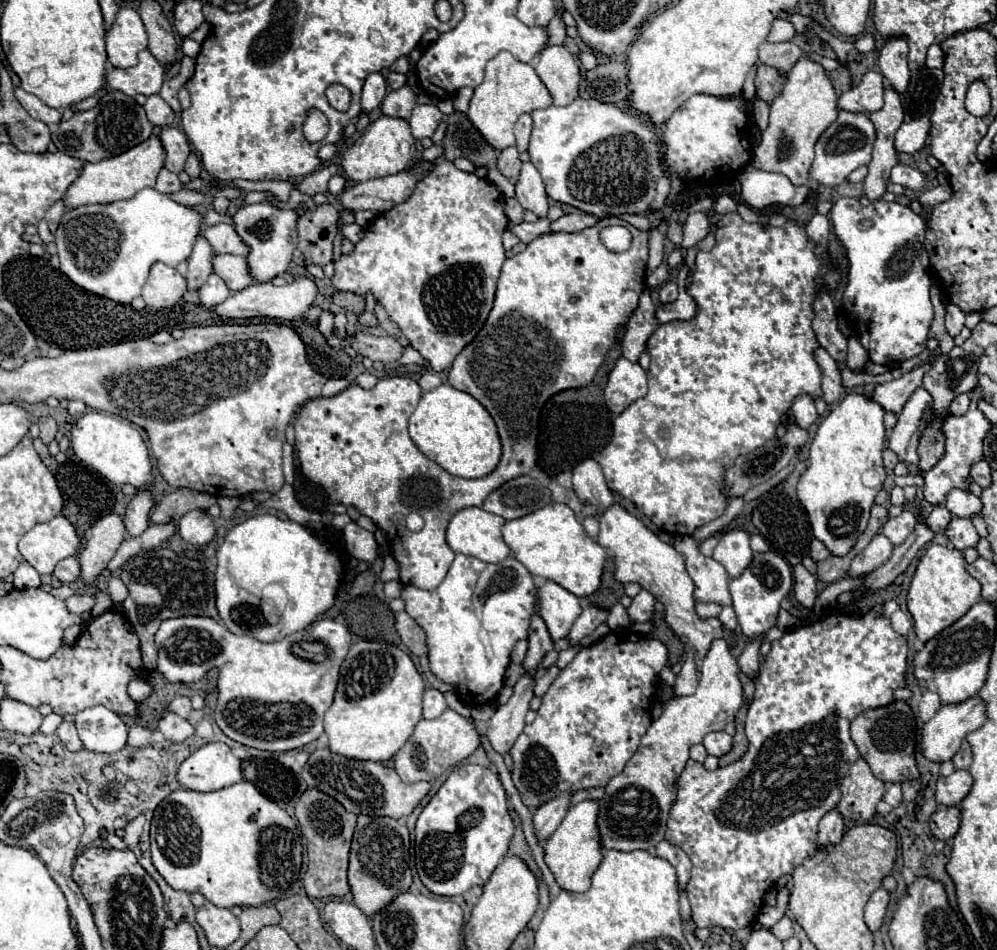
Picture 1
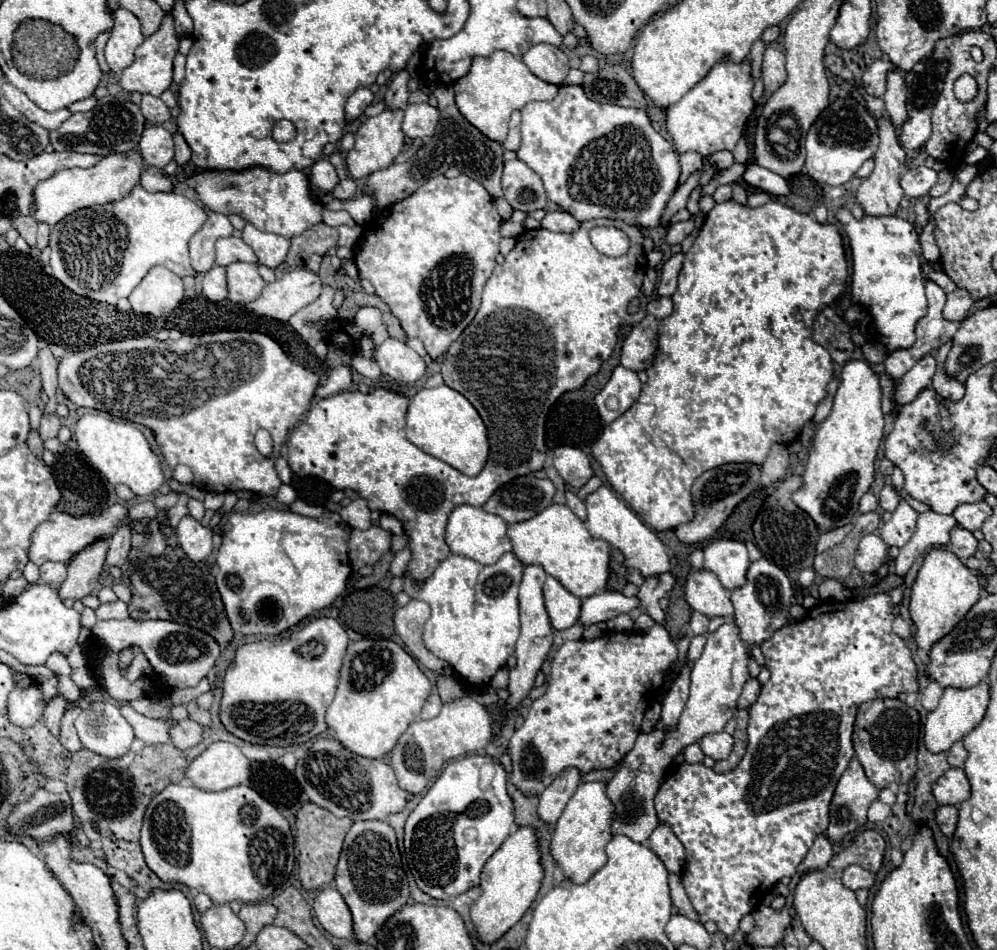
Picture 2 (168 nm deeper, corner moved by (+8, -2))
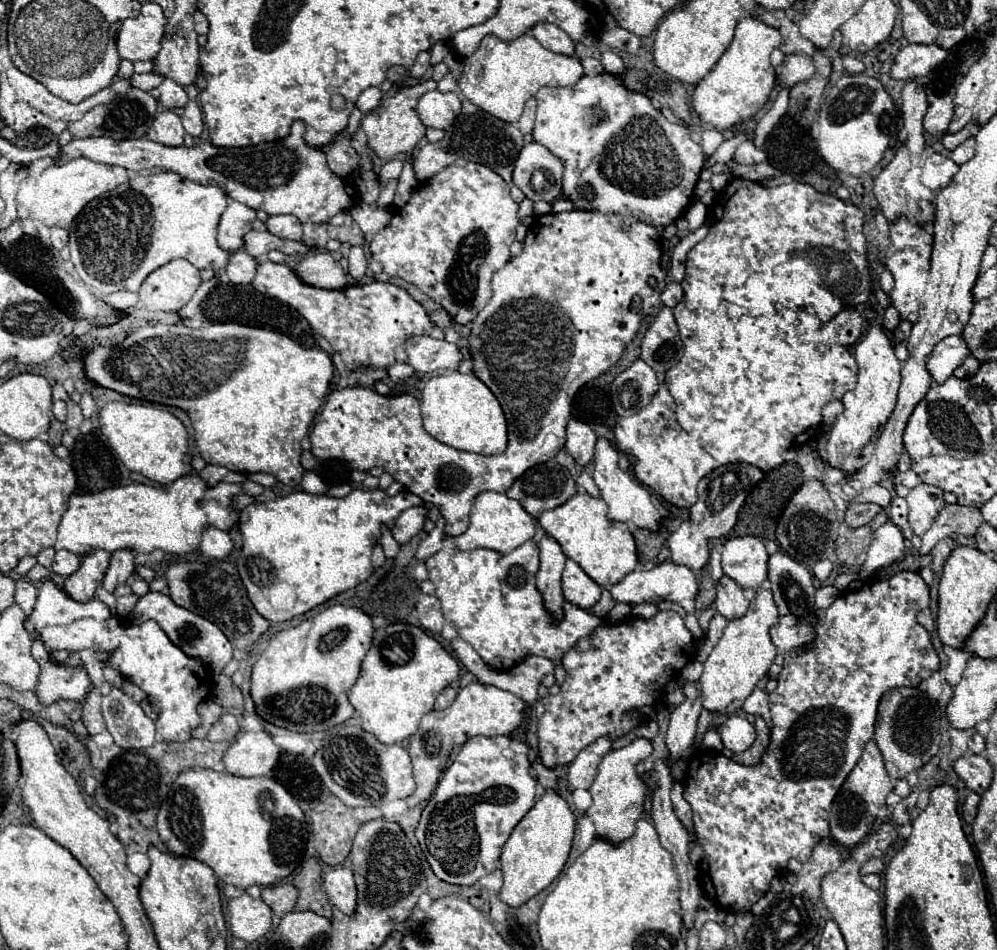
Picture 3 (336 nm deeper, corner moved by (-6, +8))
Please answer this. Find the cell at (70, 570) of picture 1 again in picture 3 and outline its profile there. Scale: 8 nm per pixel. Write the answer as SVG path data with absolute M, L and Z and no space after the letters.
M58 550L56 558L52 562L52 572L58 576L70 576L78 570L80 566L80 558L68 550Z

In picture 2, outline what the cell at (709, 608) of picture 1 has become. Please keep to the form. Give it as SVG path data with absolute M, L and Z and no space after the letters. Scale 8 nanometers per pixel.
M692 612L692 618L690 618L690 628L692 632L698 636L698 634L706 634L708 632L708 618L700 612Z

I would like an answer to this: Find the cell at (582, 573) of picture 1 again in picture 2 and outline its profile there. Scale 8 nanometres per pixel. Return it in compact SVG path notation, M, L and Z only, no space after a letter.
M550 504L544 512L530 520L508 526L508 538L514 546L514 556L522 564L540 564L546 574L556 576L568 592L578 598L588 598L606 588L610 576L610 548L606 540L590 536L586 524L562 504Z

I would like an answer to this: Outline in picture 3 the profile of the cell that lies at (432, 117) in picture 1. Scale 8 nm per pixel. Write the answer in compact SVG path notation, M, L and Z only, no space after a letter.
M430 90L430 92L422 94L420 100L418 100L418 116L420 116L420 120L422 120L424 126L432 126L432 128L446 130L452 124L452 120L456 118L458 110L460 110L460 100L458 100L458 96L454 92L442 94L438 90Z

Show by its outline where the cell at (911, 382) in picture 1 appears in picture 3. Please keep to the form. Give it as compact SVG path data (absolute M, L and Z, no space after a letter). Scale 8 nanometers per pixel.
M954 336L940 340L934 346L934 350L930 352L930 356L926 358L926 370L932 378L932 382L942 384L946 378L950 378L952 372L956 370L956 366L960 366L960 362L966 358L966 354L968 354L968 350L960 336L958 336L958 340Z

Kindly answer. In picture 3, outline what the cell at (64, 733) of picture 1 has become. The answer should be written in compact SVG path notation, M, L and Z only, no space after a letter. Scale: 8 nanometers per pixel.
M90 690L82 702L82 710L80 710L82 724L90 736L96 736L96 734L106 730L106 726L102 722L102 714L100 714L100 700L102 700L100 692Z

